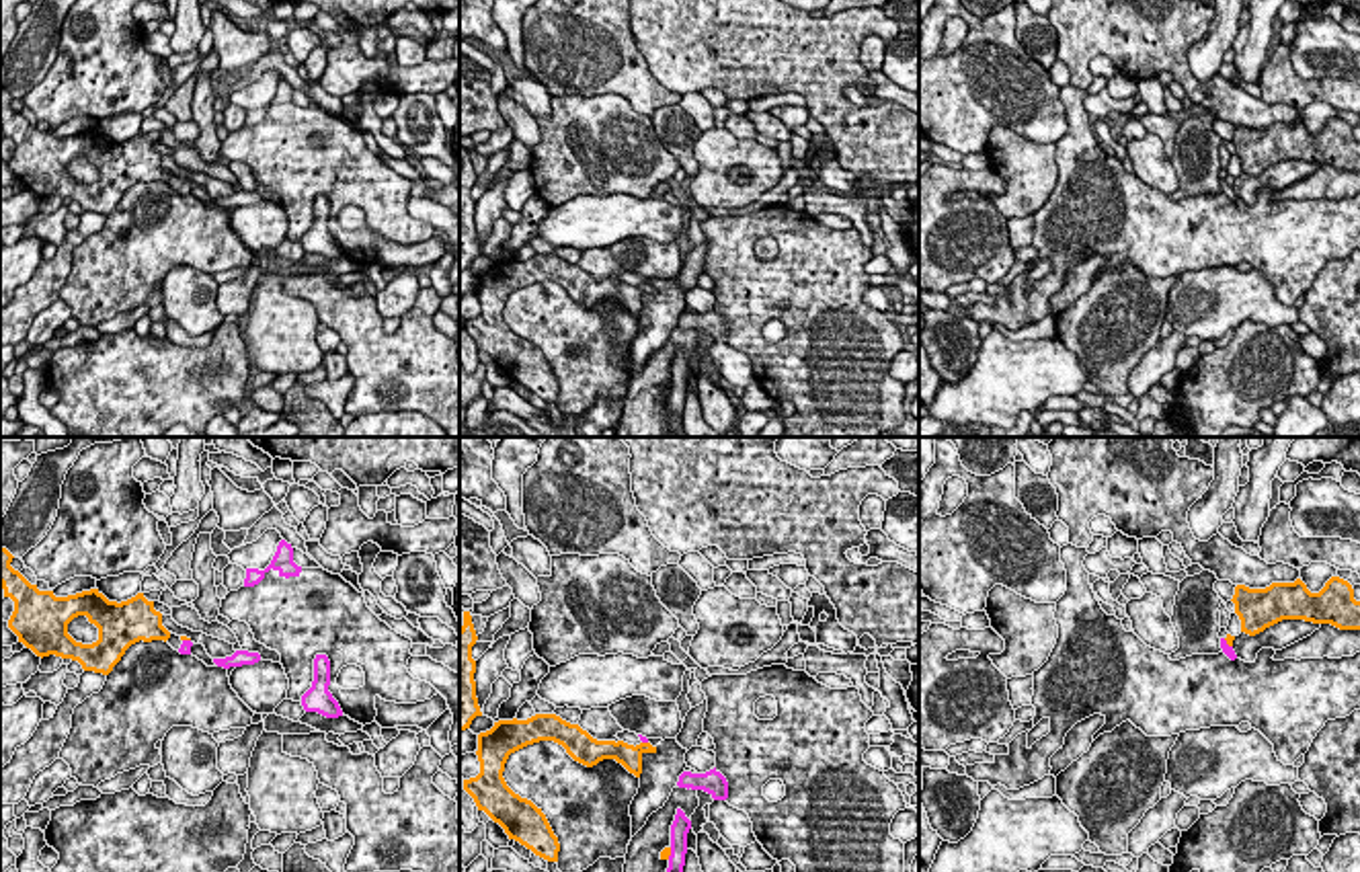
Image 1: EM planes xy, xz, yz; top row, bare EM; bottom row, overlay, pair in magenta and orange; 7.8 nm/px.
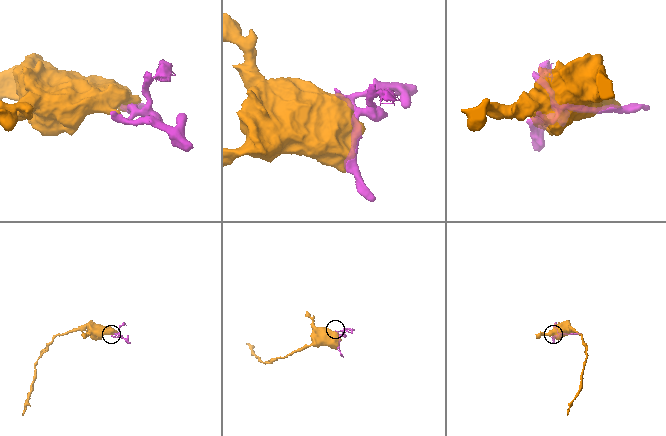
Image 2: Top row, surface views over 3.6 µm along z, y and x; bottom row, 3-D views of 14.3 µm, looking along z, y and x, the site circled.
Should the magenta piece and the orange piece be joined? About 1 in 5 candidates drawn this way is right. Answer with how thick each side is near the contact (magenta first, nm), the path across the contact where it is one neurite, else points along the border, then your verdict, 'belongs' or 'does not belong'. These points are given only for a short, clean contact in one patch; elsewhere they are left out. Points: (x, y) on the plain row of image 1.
calibres 140 and 70 nm; does not belong

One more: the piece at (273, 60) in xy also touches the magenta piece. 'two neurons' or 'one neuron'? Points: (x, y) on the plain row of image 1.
two neurons

